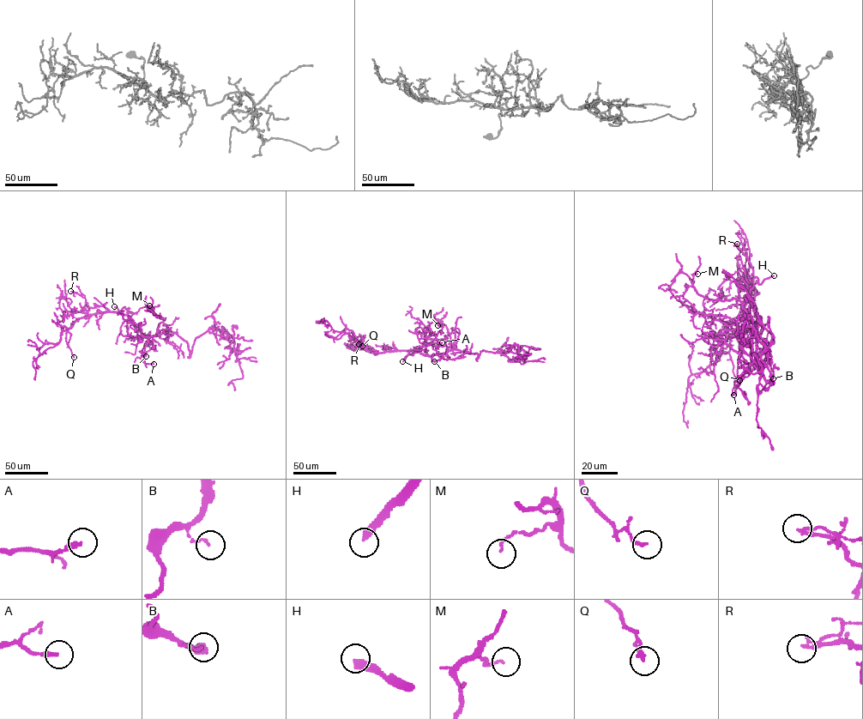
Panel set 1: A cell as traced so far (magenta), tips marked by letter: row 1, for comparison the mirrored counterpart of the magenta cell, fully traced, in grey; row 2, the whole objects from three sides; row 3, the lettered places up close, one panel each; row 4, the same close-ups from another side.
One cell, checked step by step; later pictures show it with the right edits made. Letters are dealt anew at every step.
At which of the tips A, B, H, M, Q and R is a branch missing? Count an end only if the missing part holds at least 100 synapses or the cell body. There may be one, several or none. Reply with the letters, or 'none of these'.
H

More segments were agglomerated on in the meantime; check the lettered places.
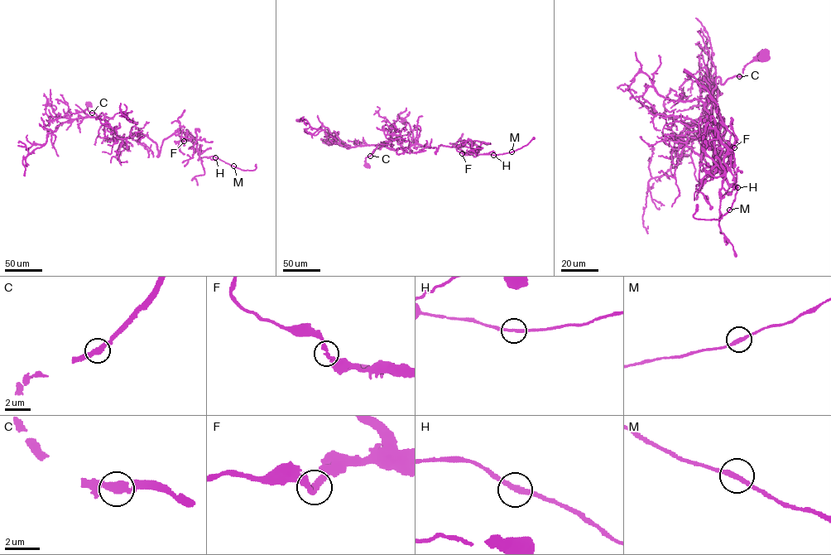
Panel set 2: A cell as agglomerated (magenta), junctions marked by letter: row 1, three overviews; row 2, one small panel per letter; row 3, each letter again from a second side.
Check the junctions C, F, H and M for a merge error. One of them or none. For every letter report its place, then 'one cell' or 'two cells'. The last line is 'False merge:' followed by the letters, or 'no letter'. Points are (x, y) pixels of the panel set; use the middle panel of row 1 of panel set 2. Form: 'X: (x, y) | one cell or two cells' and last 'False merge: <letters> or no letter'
C: (370, 156) | one cell
F: (462, 153) | one cell
H: (493, 155) | one cell
M: (511, 152) | one cell
False merge: no letter

